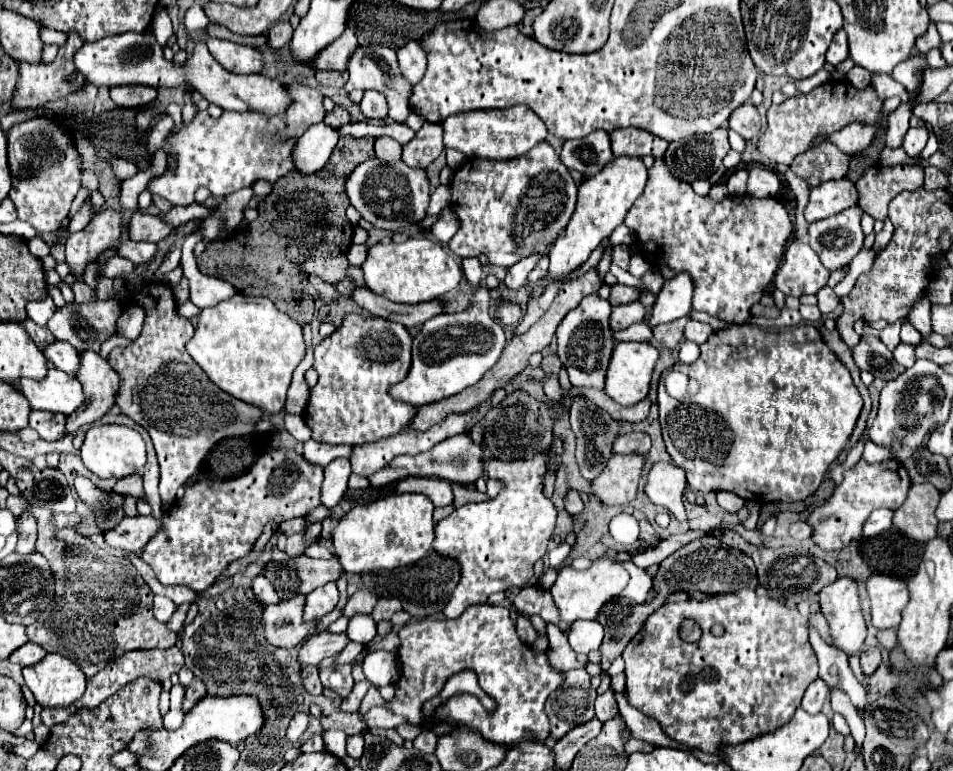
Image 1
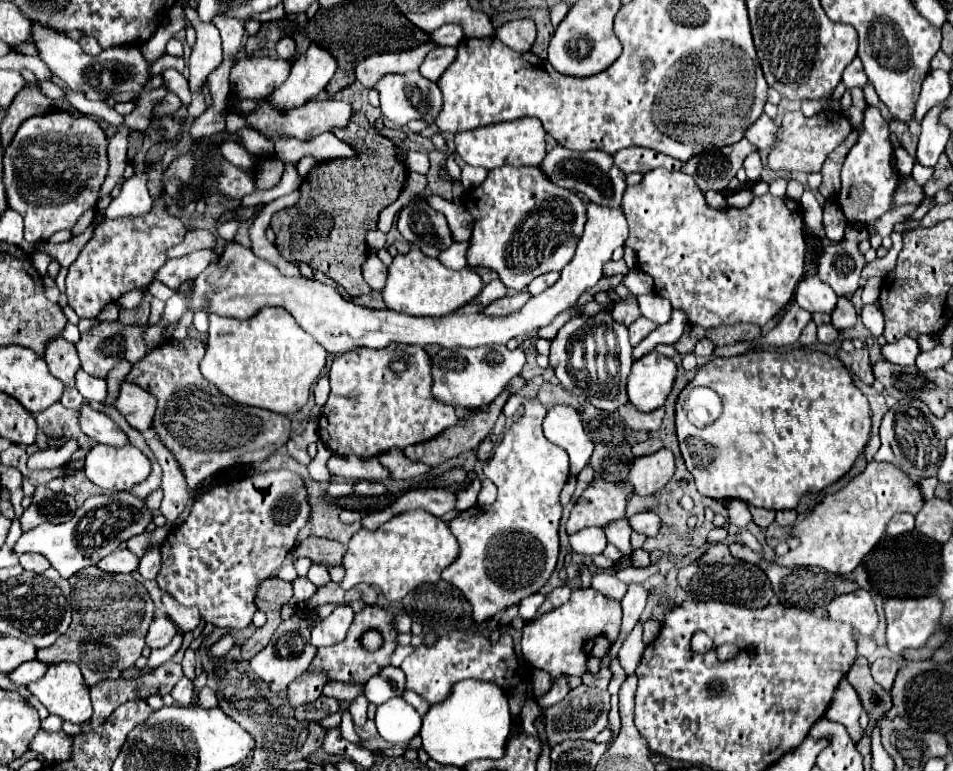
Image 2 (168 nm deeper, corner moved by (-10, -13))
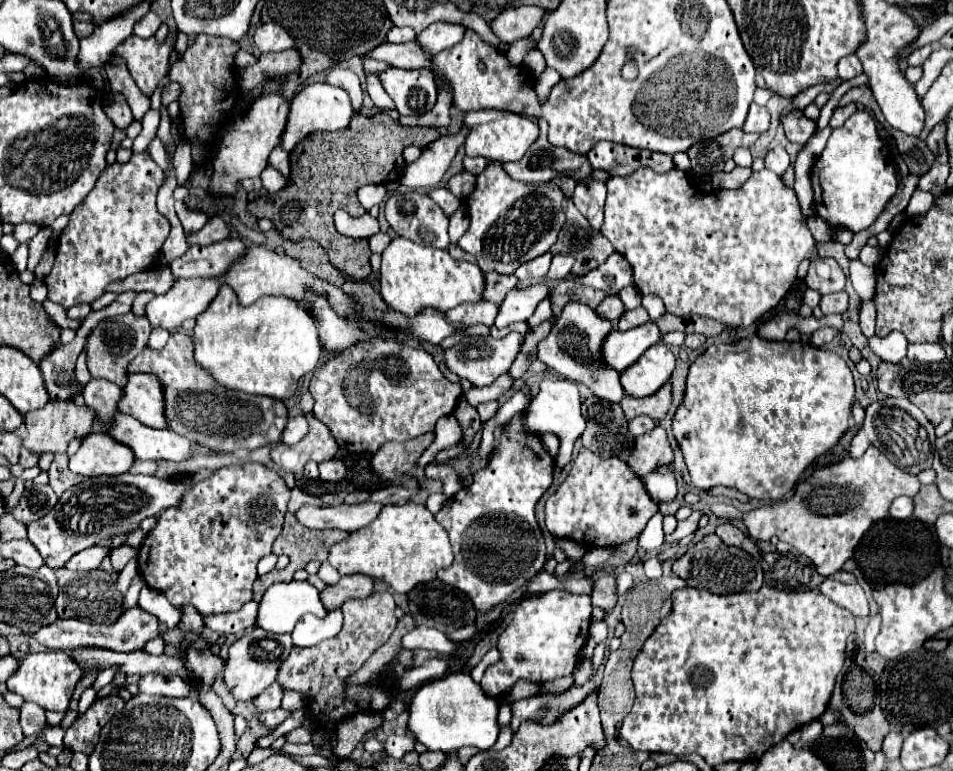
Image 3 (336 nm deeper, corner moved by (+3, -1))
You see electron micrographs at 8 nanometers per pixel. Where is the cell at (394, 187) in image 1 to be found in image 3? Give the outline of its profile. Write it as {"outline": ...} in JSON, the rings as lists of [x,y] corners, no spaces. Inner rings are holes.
{"outline":[[[415,190],[399,194],[395,192],[387,204],[385,204],[385,218],[389,222],[389,226],[403,238],[413,240],[415,244],[421,246],[435,246],[435,248],[447,248],[449,246],[449,236],[447,236],[447,224],[449,218],[445,218],[445,214],[441,212],[441,208],[425,194],[419,194]]]}

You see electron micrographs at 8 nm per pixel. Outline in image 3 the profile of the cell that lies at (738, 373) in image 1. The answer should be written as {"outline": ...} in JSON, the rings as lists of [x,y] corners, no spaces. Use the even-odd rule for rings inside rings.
{"outline":[[[749,336],[733,344],[711,344],[703,354],[699,354],[687,374],[687,388],[681,406],[677,408],[673,416],[673,436],[681,446],[685,464],[691,474],[691,484],[699,490],[707,490],[711,486],[731,486],[739,492],[747,494],[749,498],[757,500],[781,500],[795,484],[795,480],[823,454],[827,454],[831,448],[837,446],[841,436],[849,430],[851,424],[851,406],[855,402],[855,386],[853,386],[853,374],[845,360],[841,360],[837,354],[817,348],[813,344],[803,342],[769,342],[759,336]]]}

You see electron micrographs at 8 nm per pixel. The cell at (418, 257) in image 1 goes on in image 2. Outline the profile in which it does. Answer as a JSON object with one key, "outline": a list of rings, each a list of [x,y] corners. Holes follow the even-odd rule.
{"outline":[[[412,248],[404,256],[396,256],[394,262],[388,268],[388,282],[382,290],[384,302],[390,310],[404,312],[410,316],[444,316],[450,314],[482,292],[484,282],[482,278],[472,270],[454,272],[440,264],[436,258],[428,258],[426,254],[418,252],[418,248]]]}

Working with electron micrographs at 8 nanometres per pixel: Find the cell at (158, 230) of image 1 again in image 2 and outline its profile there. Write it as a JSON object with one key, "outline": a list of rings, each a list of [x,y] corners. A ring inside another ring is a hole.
{"outline":[[[194,230],[194,232],[188,232],[184,242],[174,246],[168,254],[170,256],[186,256],[194,250],[204,250],[204,248],[214,248],[218,242],[218,236],[214,236],[210,230]]]}

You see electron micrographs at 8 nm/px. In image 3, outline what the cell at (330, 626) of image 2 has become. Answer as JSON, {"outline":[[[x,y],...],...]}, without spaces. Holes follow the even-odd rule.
{"outline":[[[331,610],[327,612],[325,618],[317,618],[317,616],[303,616],[295,630],[291,632],[293,636],[293,644],[295,646],[313,646],[325,638],[331,638],[333,634],[337,634],[341,630],[341,610]]]}

